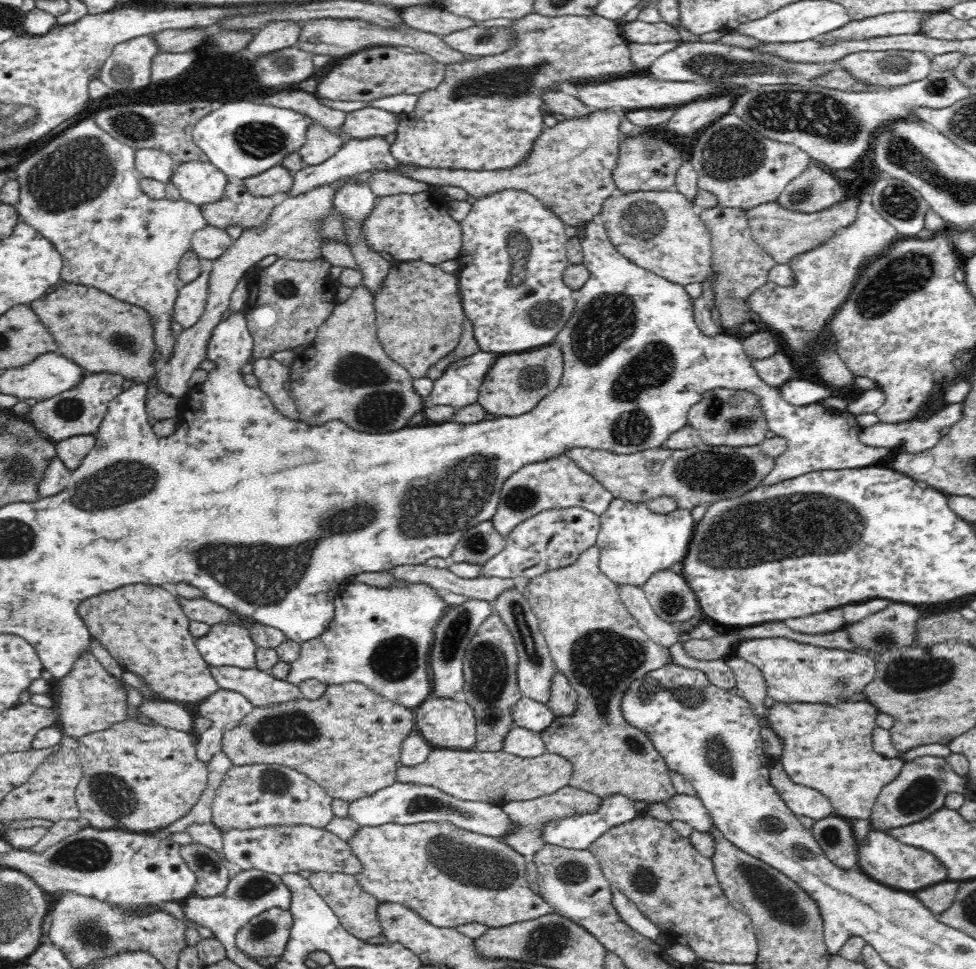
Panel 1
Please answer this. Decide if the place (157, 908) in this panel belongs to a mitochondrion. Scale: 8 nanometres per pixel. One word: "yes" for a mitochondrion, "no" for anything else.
no

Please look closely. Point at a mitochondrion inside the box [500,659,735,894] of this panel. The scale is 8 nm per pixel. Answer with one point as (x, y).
(570, 873)

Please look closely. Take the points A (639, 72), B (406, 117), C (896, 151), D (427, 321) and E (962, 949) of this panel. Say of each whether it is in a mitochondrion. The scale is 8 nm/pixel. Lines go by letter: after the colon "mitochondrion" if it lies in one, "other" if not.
A: other
B: other
C: mitochondrion
D: other
E: mitochondrion

